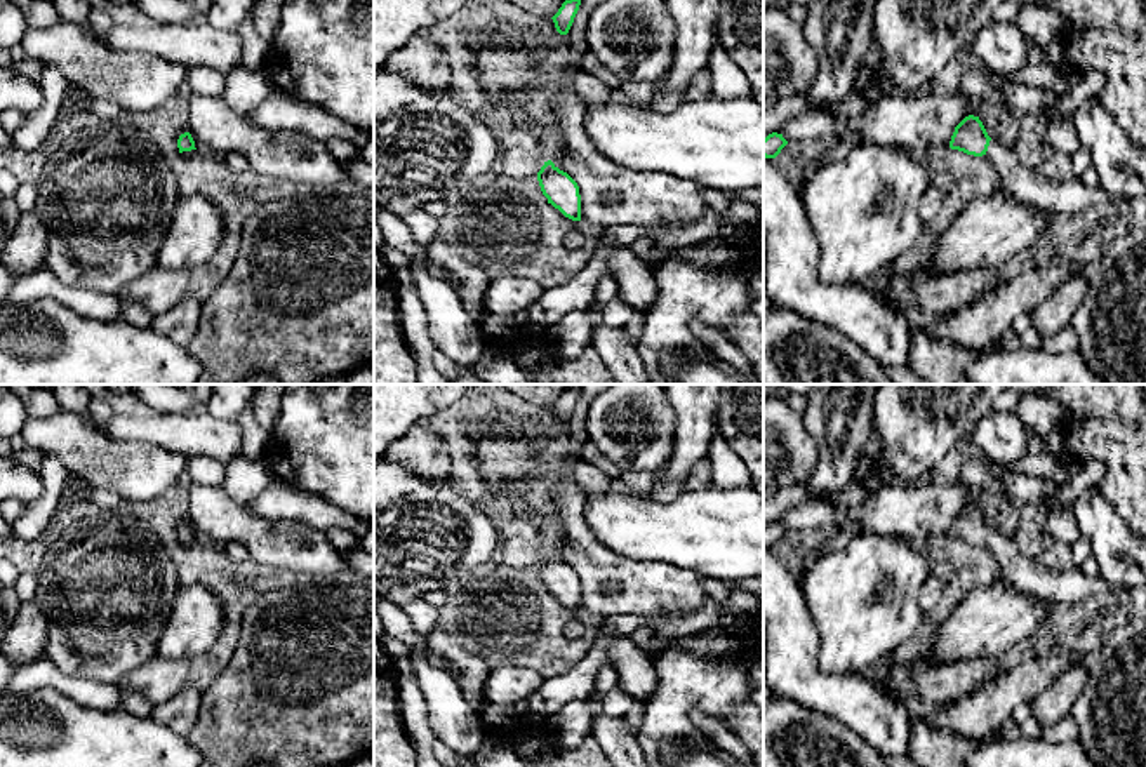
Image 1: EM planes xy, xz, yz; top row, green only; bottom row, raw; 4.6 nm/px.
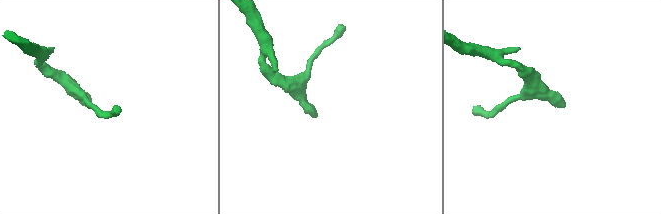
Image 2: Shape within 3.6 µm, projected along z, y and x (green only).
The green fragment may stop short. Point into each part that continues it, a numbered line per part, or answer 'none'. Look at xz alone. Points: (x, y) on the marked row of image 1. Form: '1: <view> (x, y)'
none

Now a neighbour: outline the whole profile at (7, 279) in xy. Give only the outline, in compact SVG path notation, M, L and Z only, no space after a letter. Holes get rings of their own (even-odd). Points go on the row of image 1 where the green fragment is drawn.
M0 264L0 311L5 304L9 290L23 277L24 277L24 273L10 271L10 270L7 270L5 266Z

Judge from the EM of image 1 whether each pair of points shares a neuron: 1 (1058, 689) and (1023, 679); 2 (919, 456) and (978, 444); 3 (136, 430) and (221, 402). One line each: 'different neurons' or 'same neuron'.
1: different neurons
2: different neurons
3: different neurons

